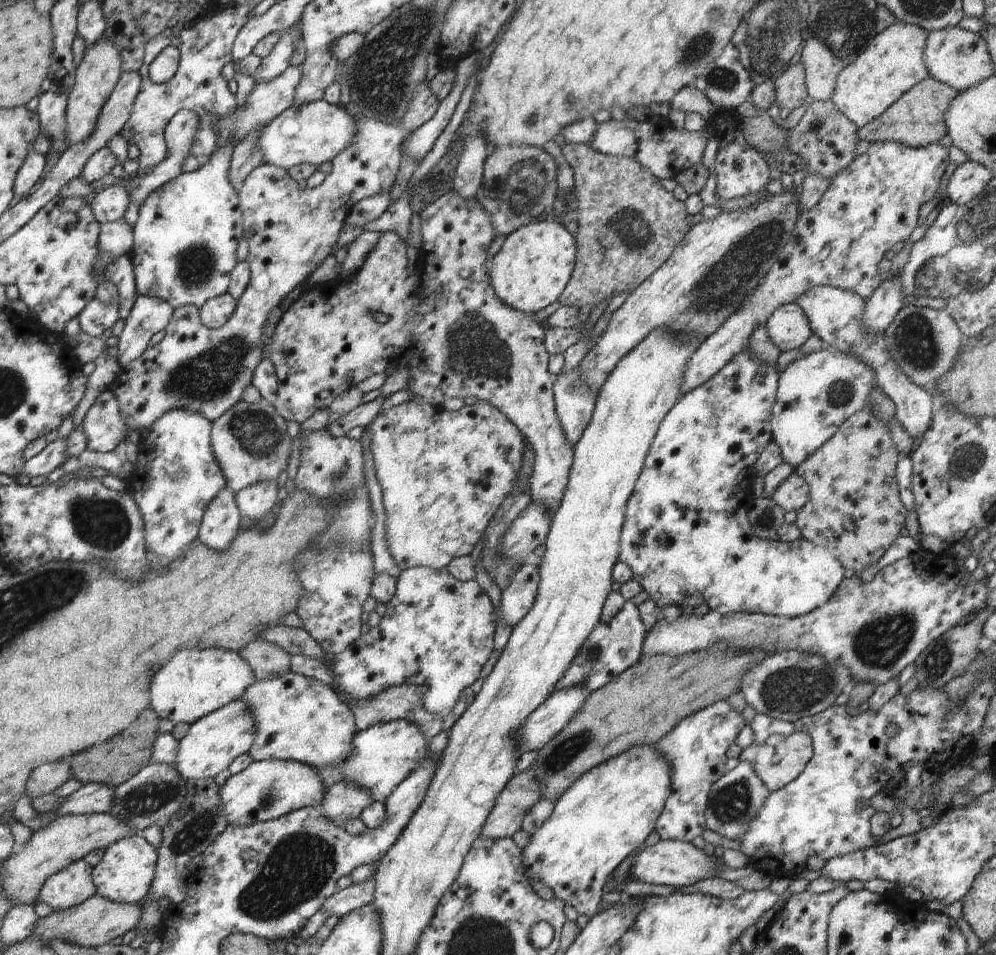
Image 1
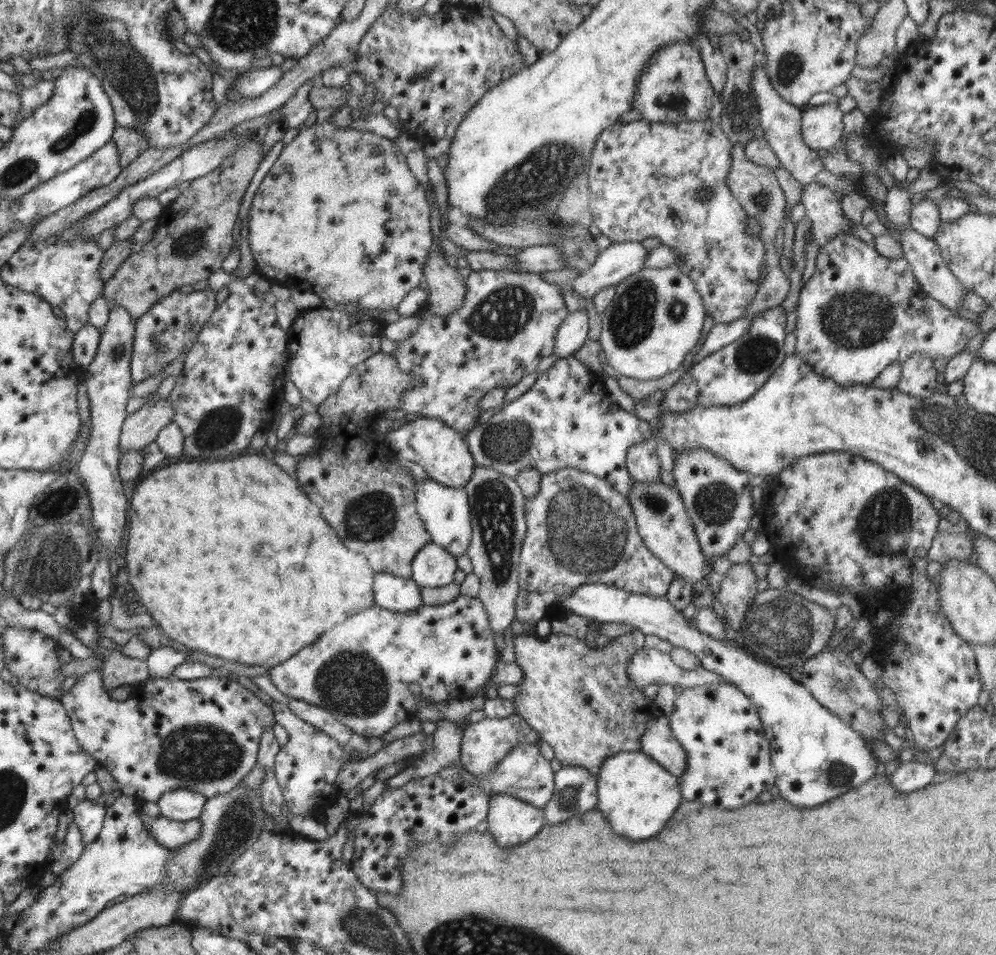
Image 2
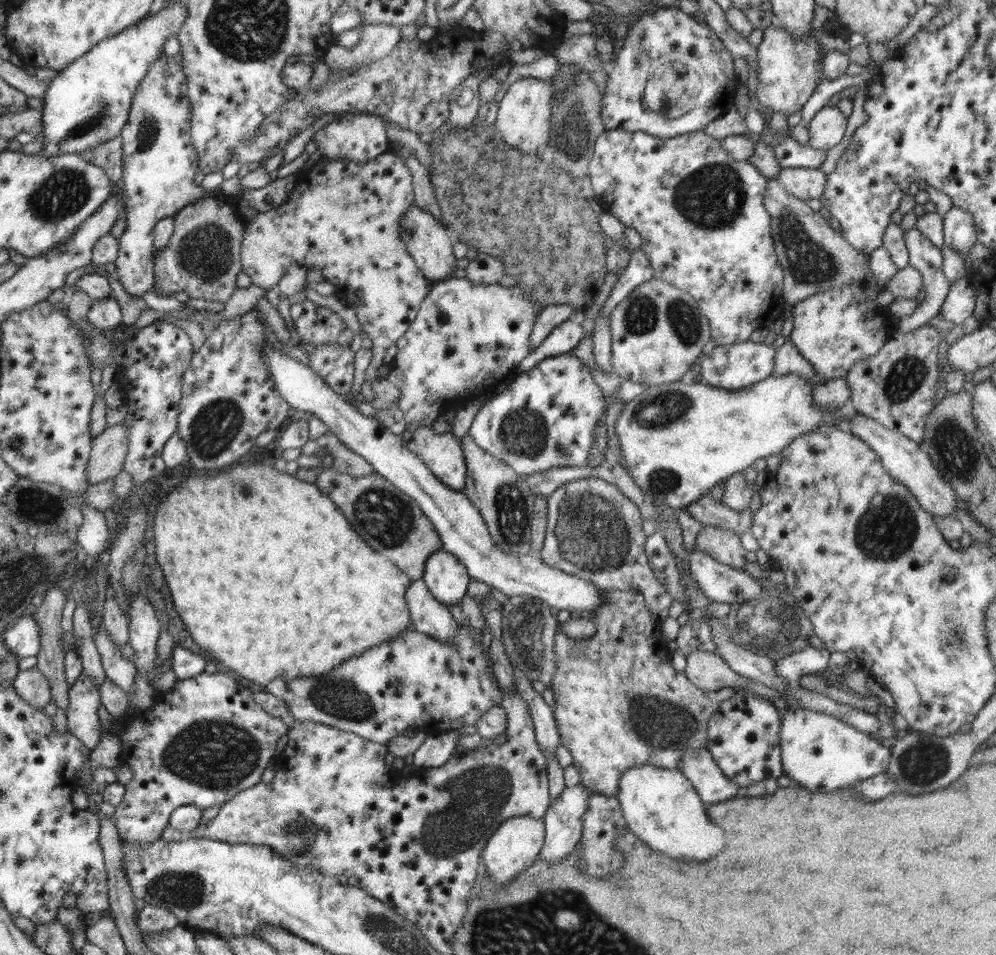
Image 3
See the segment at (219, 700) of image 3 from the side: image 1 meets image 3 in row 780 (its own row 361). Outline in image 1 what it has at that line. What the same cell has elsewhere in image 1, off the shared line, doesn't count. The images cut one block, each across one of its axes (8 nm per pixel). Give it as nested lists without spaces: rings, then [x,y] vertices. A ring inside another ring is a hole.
[[[426,80],[417,86],[403,118],[396,124],[386,125],[379,120],[368,118],[366,113],[353,116],[352,119],[357,124],[357,133],[351,144],[331,160],[332,172],[319,187],[298,190],[297,182],[294,182],[286,171],[282,172],[278,167],[268,164],[260,165],[250,172],[237,192],[243,214],[243,238],[246,238],[249,244],[246,261],[251,264],[251,275],[248,286],[237,300],[235,311],[224,326],[219,329],[205,327],[198,318],[199,308],[195,306],[175,308],[170,322],[166,325],[163,340],[148,347],[136,360],[120,367],[109,390],[113,392],[119,404],[127,430],[125,438],[136,428],[150,429],[157,418],[172,409],[188,409],[212,422],[242,400],[242,392],[251,384],[256,365],[262,360],[264,337],[267,333],[263,326],[267,316],[296,286],[307,284],[310,274],[331,254],[343,220],[357,202],[395,189],[402,156],[401,144],[408,140],[408,134],[412,134],[428,122],[439,107],[439,101],[430,91],[429,83]]]

